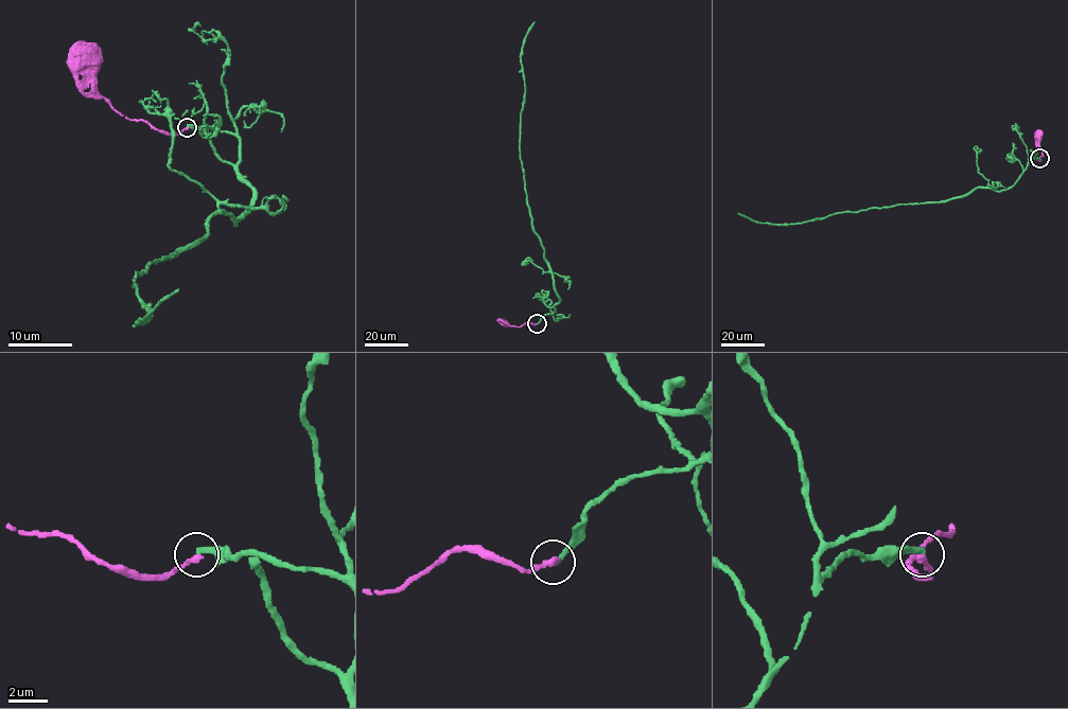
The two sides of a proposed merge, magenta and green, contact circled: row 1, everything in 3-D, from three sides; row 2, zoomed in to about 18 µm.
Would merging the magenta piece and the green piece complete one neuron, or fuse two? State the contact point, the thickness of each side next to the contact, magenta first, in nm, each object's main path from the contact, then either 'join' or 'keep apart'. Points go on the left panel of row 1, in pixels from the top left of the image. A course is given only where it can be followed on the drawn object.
(187, 127) | 320/260 nm | magenta via (187, 126), (177, 133), (155, 129), (145, 122), (121, 116), (97, 89), (95, 60), (87, 54) | green via (187, 126), (238, 139), (252, 204), (137, 273), (138, 322), (178, 291) | keep apart

